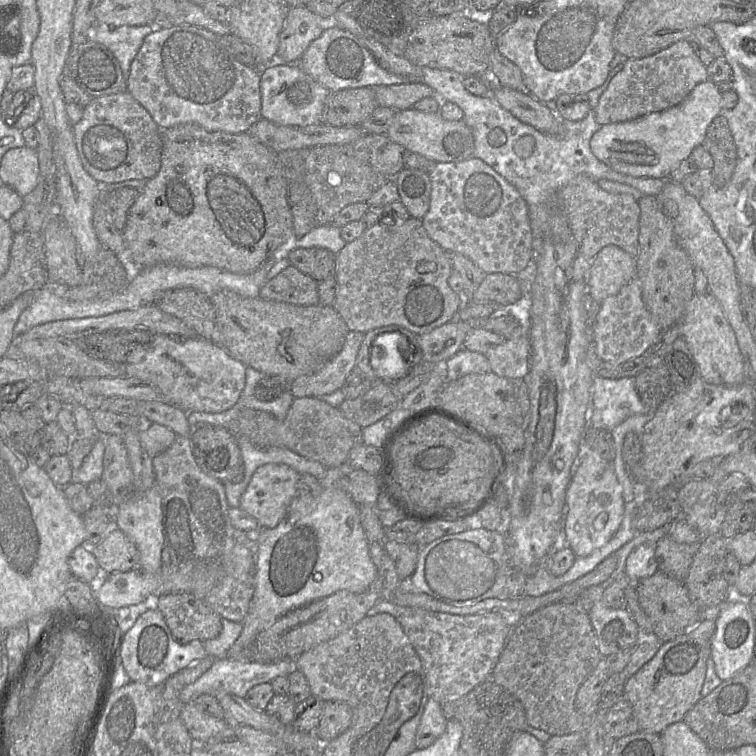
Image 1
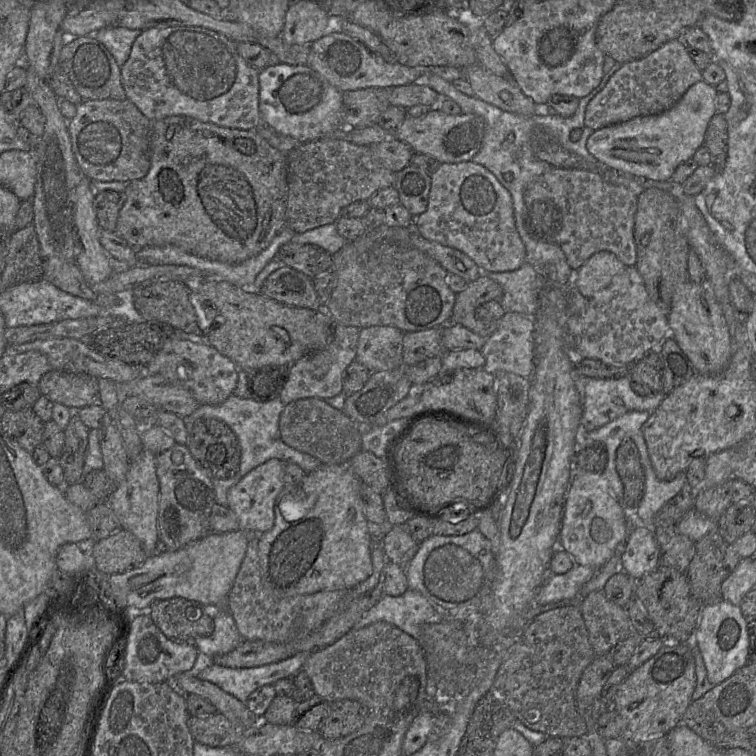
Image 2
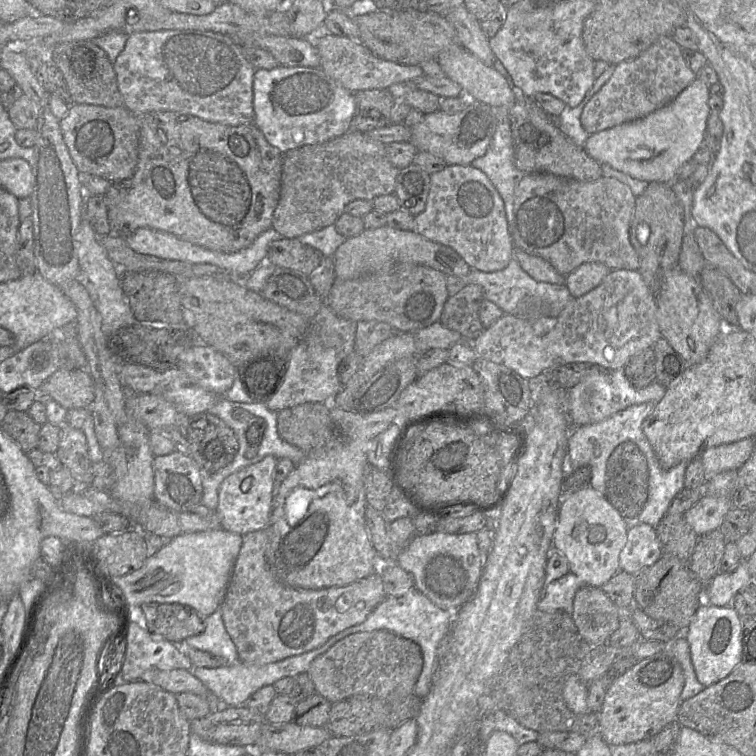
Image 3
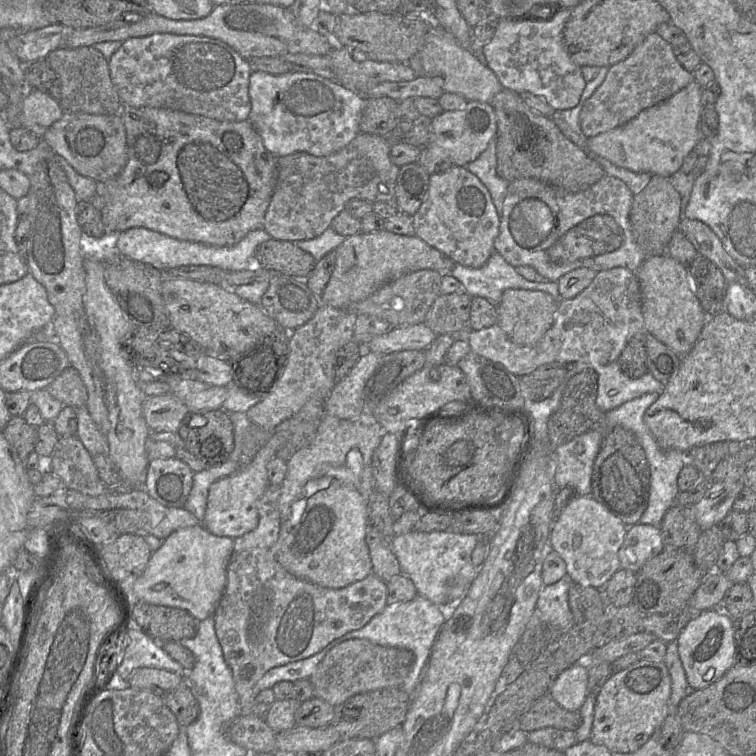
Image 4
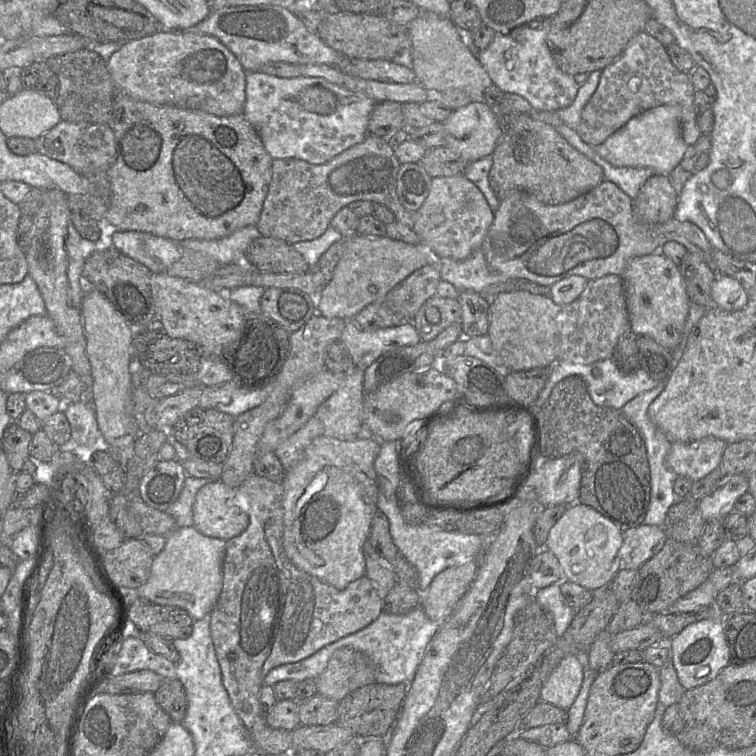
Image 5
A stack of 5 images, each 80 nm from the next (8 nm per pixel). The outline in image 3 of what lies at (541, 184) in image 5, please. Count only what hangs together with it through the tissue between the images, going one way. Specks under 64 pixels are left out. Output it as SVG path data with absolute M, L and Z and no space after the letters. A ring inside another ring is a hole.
M519 97L508 109L515 167L526 173L550 173L581 182L592 182L602 176L599 163L566 137L531 98Z

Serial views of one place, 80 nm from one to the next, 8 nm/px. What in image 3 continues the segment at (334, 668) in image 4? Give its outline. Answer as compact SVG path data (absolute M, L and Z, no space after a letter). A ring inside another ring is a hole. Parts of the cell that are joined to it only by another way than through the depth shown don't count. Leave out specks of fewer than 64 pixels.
M385 630L359 632L345 637L315 658L306 672L318 694L331 703L354 695L403 699L415 687L423 666L421 648L415 642Z

